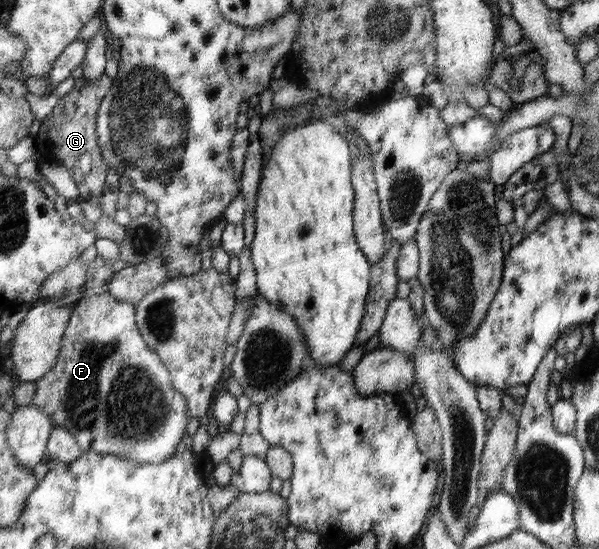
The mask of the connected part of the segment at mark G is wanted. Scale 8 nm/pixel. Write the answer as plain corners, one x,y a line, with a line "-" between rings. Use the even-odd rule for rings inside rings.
106,74
98,77
97,80
87,81
80,89
73,88
67,95
60,97
53,111
41,120
37,140
41,149
46,145
55,153
55,159
59,165
67,168
71,177
79,188
78,202
96,203
103,195
105,189
105,177
107,177
107,165
103,161
101,147
99,147
96,133
97,112
101,100
106,99
107,92
113,87
113,80
-
65,103
75,103
75,112
71,118
66,117
63,109

